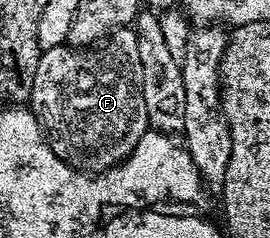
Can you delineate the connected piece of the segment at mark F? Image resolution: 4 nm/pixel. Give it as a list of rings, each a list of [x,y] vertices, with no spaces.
[[[135,29],[111,31],[99,48],[77,48],[65,44],[43,51],[38,60],[38,70],[34,72],[30,109],[44,129],[44,137],[54,156],[61,158],[69,166],[96,168],[101,164],[123,162],[134,152],[138,140],[142,140],[142,136],[150,128],[142,96],[142,65],[139,63]]]

